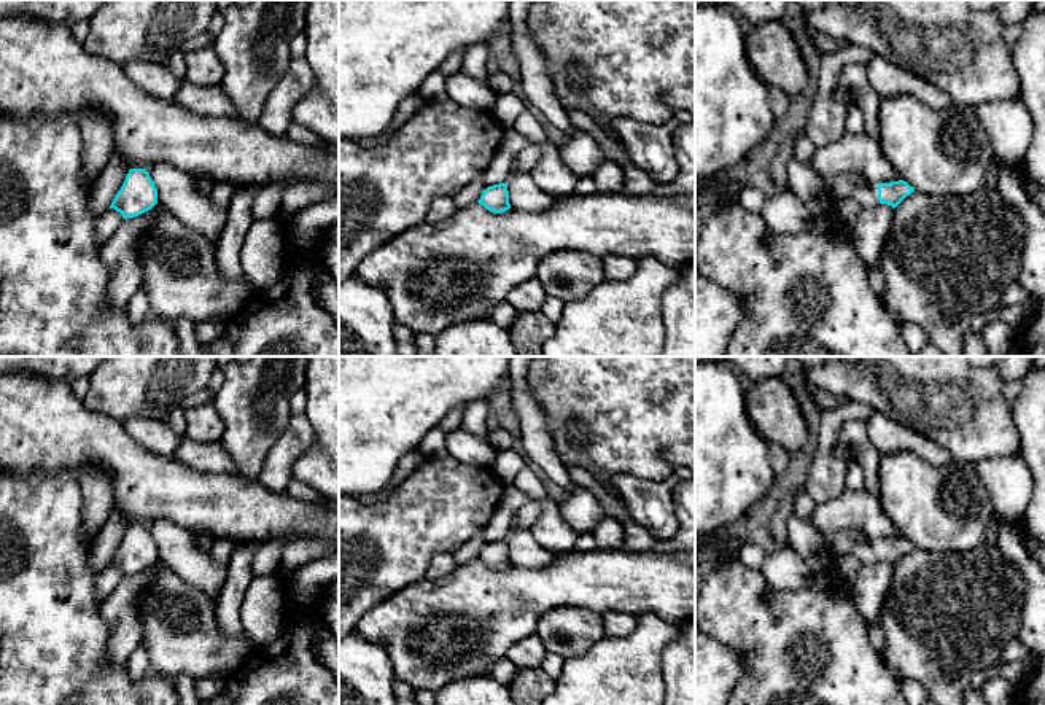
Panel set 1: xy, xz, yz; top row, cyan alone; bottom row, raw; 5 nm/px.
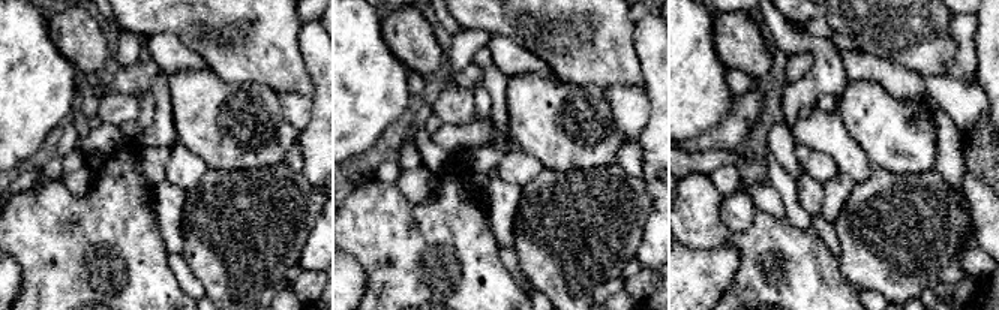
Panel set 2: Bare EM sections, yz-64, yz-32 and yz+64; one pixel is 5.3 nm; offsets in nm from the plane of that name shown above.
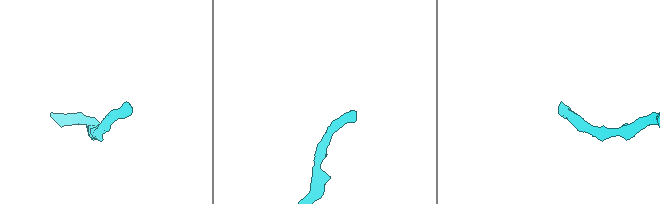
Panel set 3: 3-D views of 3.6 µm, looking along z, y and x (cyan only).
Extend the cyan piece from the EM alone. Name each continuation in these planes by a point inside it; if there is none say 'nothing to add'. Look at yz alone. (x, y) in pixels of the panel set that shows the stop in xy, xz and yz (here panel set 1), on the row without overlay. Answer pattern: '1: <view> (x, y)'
1: yz (866, 551)

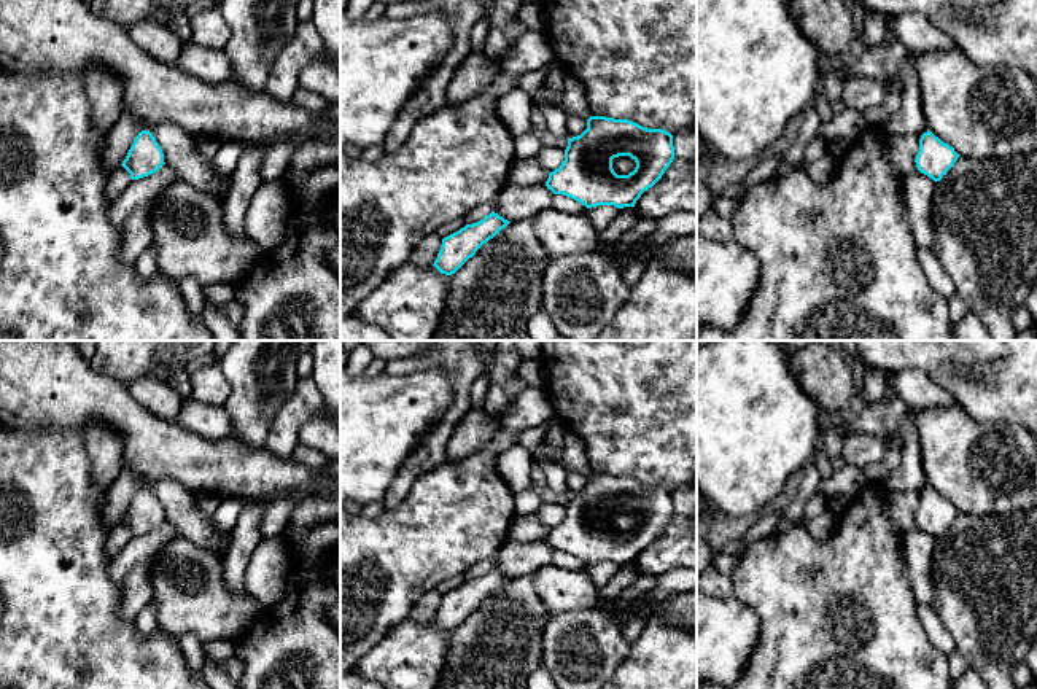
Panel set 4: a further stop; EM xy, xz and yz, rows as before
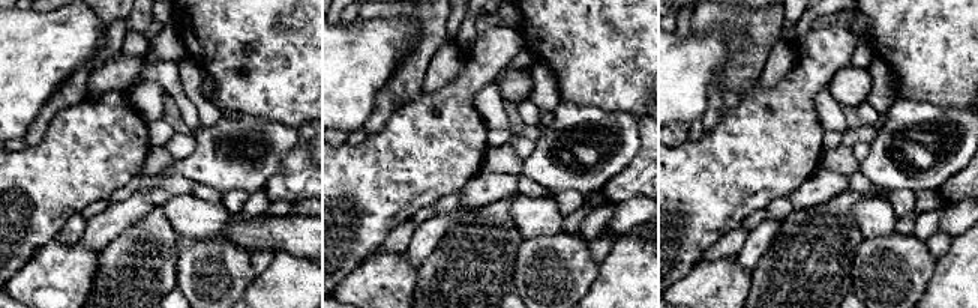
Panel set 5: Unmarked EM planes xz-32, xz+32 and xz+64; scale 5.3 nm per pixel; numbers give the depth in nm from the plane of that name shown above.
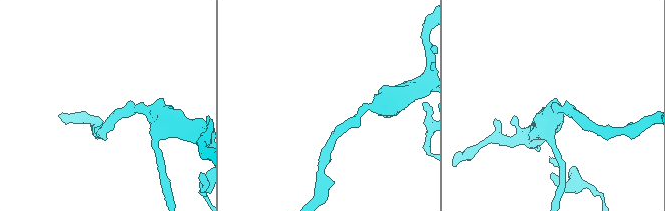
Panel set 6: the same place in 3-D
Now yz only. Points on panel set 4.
nothing to add

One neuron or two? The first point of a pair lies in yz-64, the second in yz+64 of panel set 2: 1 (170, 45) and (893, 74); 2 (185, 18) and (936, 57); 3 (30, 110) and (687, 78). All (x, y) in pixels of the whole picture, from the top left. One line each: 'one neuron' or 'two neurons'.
1: one neuron
2: one neuron
3: one neuron

